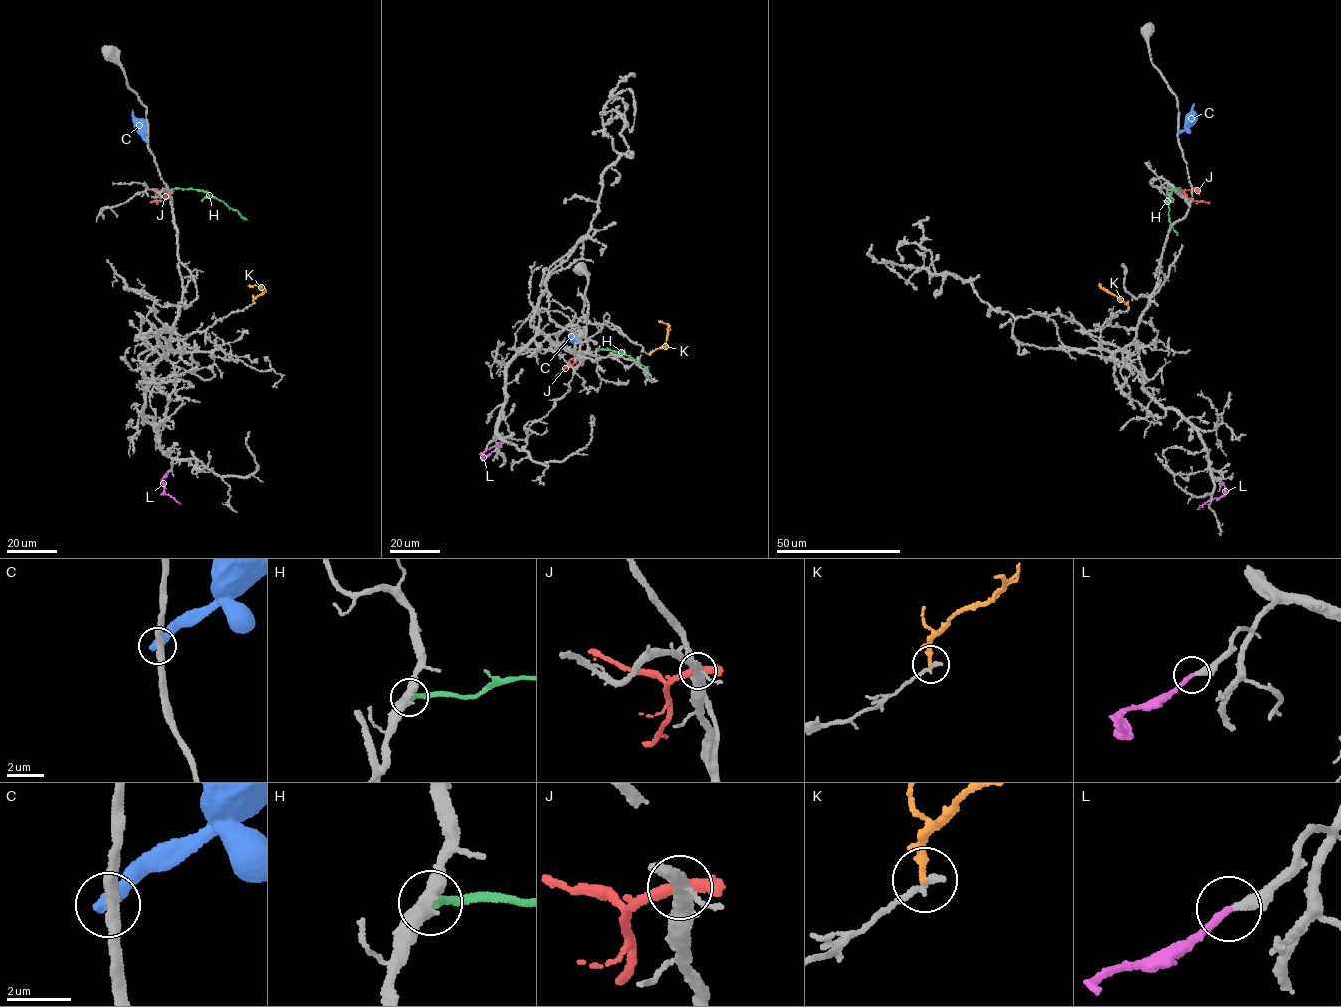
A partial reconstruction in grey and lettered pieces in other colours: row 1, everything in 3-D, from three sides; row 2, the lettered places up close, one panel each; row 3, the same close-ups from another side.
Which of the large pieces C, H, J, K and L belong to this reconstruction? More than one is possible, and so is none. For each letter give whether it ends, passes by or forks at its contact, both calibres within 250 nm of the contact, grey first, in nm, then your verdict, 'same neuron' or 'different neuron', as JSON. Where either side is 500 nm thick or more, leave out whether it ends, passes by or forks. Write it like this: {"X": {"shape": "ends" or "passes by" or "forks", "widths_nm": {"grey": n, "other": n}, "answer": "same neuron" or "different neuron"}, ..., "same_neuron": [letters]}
{"C": {"shape": "ends", "widths_nm": {"grey": 360, "other": 440}, "answer": "different neuron"}, "H": {"shape": "ends", "widths_nm": {"grey": 400, "other": 260}, "answer": "same neuron"}, "J": {"shape": "passes by", "widths_nm": {"grey": 360, "other": 280}, "answer": "different neuron"}, "K": {"shape": "ends", "widths_nm": {"grey": 200, "other": 240}, "answer": "different neuron"}, "L": {"shape": "ends", "widths_nm": {"grey": 340, "other": 240}, "answer": "same neuron"}, "same_neuron": ["H", "L"]}

